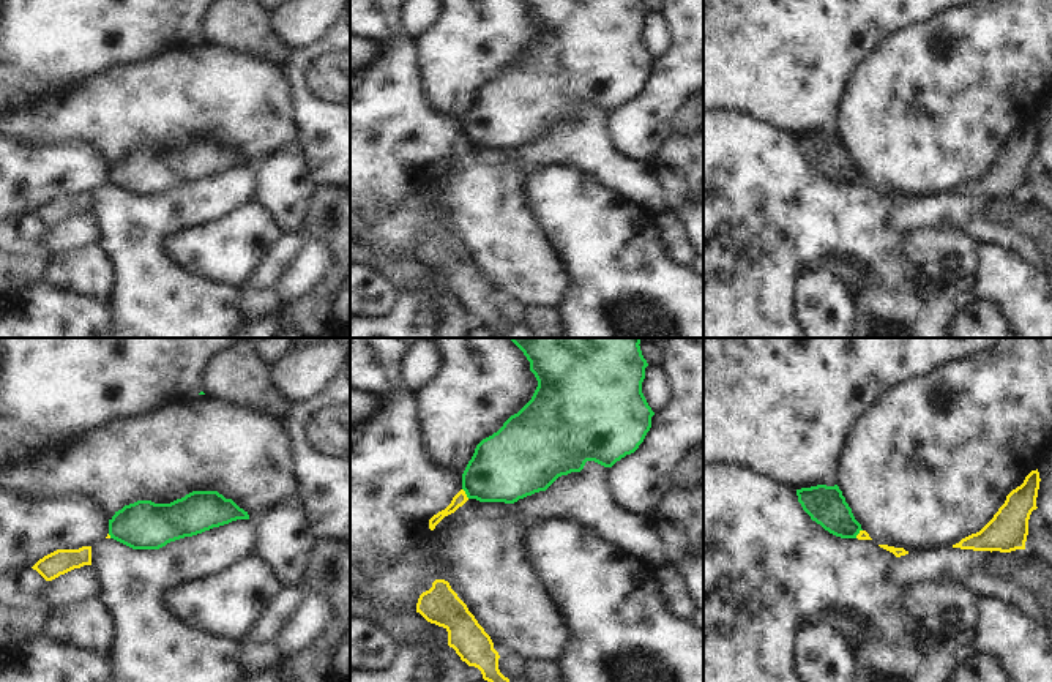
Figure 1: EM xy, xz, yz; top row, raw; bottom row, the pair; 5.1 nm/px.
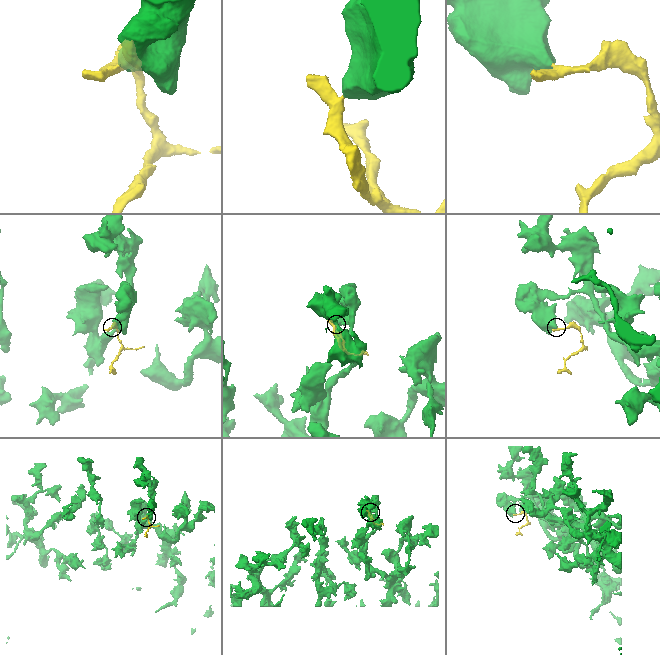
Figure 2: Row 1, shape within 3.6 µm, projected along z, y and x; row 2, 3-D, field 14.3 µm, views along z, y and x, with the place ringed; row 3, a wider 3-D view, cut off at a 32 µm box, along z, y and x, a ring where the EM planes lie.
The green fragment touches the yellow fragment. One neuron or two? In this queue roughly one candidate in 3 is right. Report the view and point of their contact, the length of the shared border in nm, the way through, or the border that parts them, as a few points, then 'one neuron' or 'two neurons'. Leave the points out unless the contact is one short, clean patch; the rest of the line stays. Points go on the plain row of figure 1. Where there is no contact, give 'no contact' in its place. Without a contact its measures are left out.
meets green in xz at (466, 139); contact 70 nm long; border along xz (462, 134), (469, 144); two neurons

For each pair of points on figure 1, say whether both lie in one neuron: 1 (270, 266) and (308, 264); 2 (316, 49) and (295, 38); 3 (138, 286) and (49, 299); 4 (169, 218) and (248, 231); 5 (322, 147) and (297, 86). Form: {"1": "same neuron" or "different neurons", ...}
{"1": "different neurons", "2": "different neurons", "3": "different neurons", "4": "different neurons", "5": "same neuron"}

